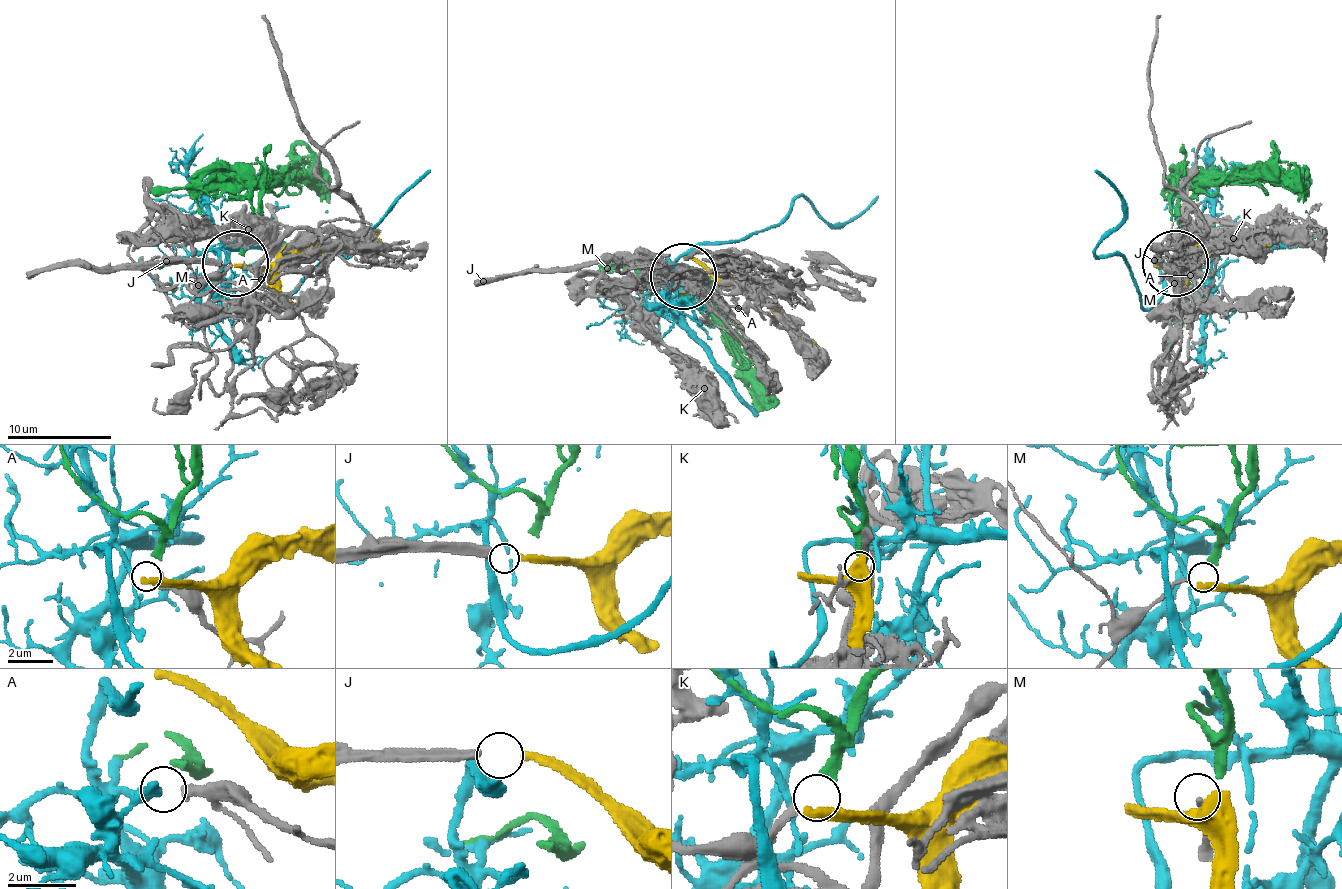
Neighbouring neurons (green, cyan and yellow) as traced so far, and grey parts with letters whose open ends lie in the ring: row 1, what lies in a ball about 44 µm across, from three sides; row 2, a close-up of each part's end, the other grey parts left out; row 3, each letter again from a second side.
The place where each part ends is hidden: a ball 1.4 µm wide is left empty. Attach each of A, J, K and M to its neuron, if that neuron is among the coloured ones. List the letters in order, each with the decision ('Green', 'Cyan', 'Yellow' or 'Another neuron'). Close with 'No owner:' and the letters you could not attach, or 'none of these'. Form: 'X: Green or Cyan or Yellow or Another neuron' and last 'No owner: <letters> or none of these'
A: Cyan
J: Yellow
K: Green
M: Another neuron
No owner: M

